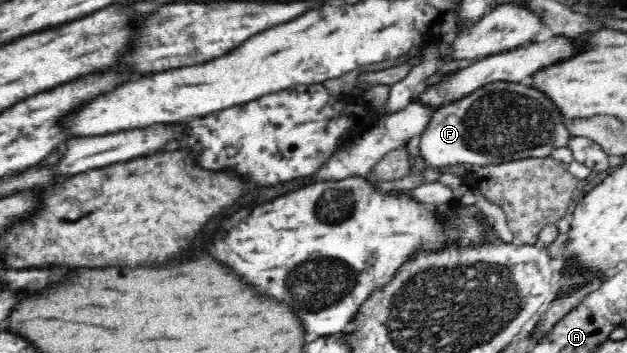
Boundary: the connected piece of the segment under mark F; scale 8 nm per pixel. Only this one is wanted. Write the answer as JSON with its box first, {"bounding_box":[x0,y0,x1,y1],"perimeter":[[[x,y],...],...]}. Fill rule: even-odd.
{"bounding_box":[418,82,571,166],"perimeter":[[[493,82],[479,88],[463,99],[442,105],[433,112],[428,128],[418,138],[419,154],[431,166],[452,166],[472,164],[484,166],[492,162],[510,162],[524,158],[546,158],[552,150],[567,146],[571,134],[563,114],[536,88],[526,88],[522,84]]]}

